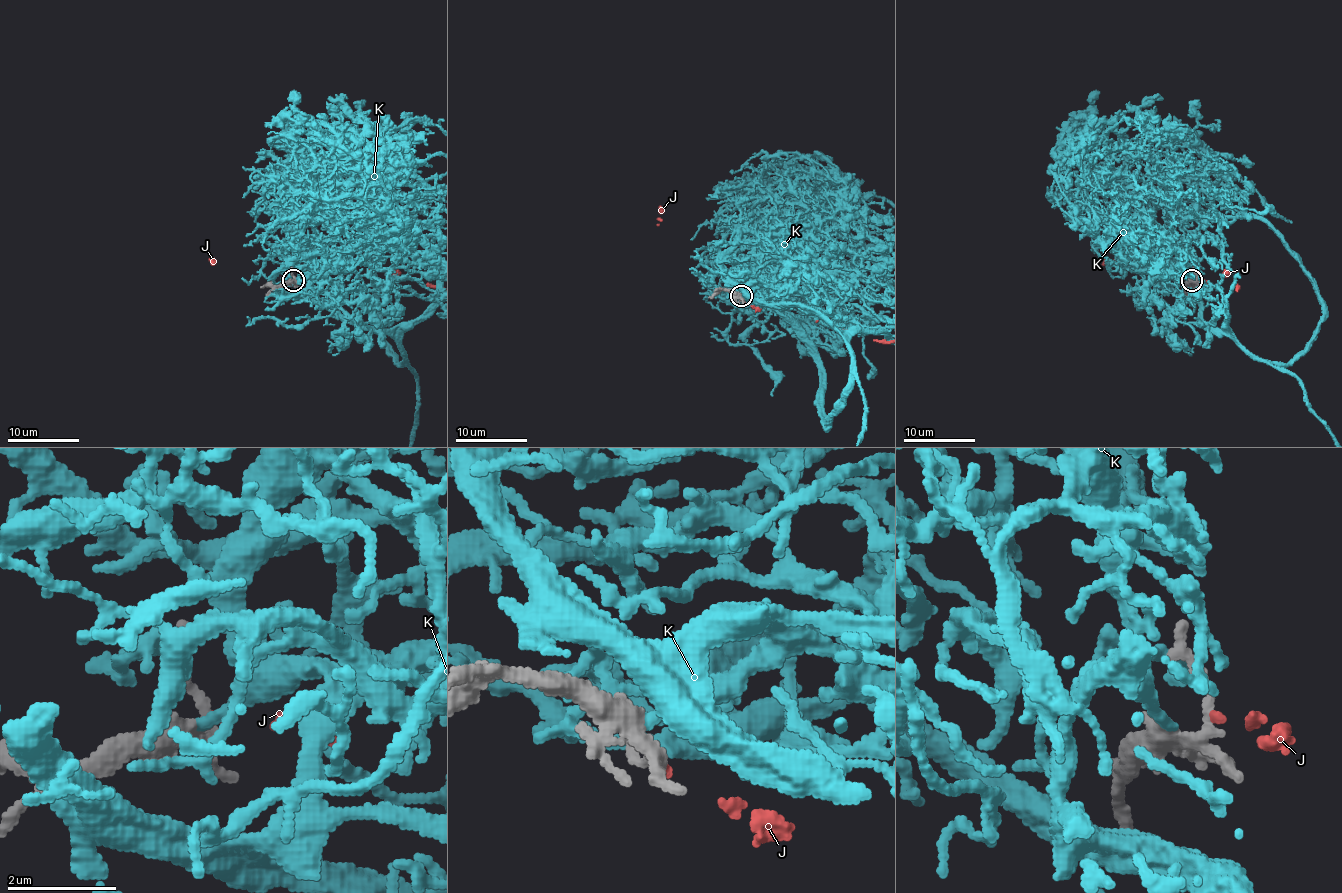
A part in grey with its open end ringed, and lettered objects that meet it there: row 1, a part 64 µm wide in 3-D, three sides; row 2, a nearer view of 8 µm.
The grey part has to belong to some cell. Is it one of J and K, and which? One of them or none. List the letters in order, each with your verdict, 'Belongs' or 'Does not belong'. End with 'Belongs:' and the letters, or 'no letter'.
J: Does not belong
K: Belongs
Belongs: K

